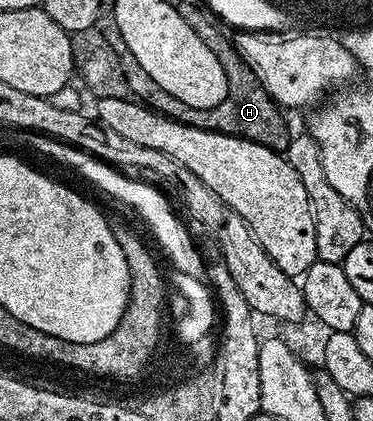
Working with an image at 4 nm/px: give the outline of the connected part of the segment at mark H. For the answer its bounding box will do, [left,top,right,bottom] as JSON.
[129,71,294,155]

